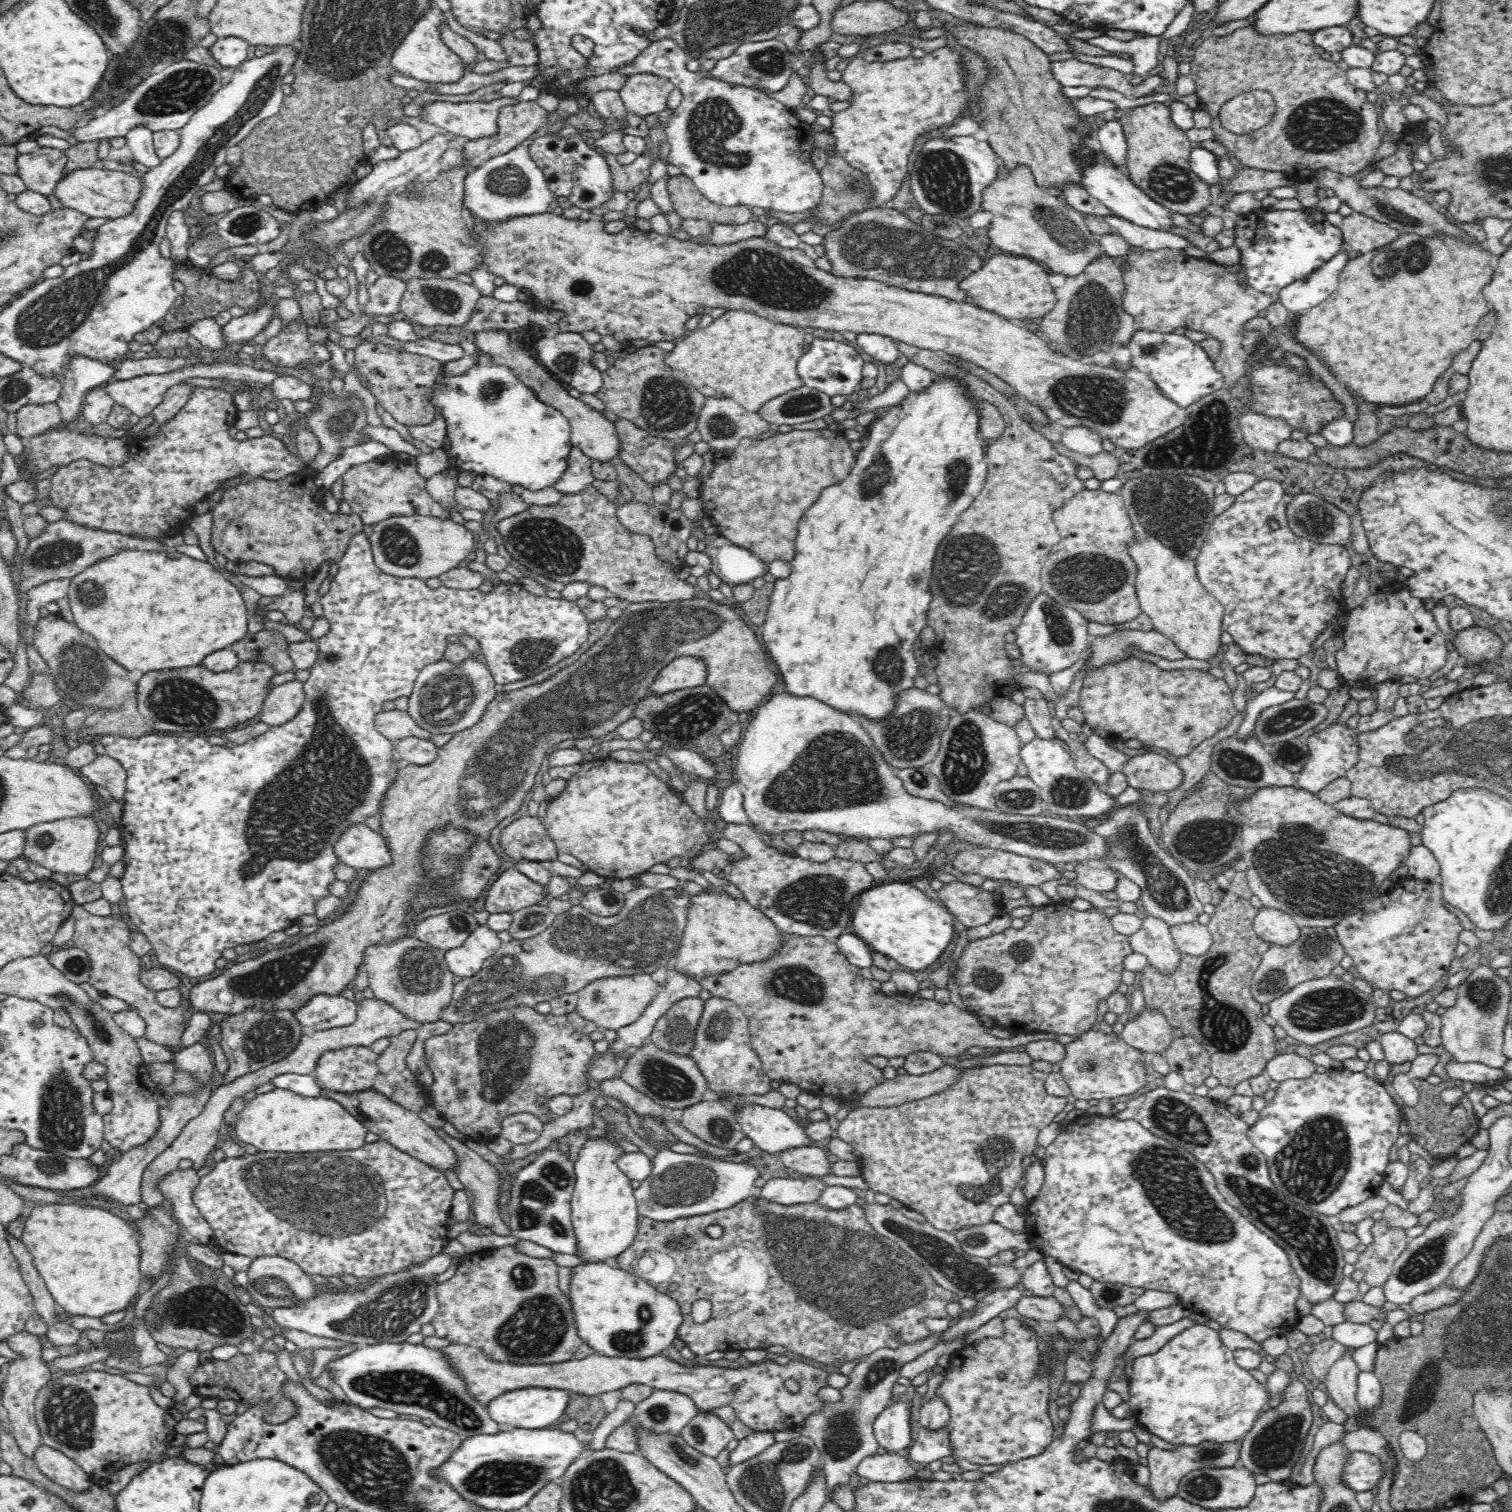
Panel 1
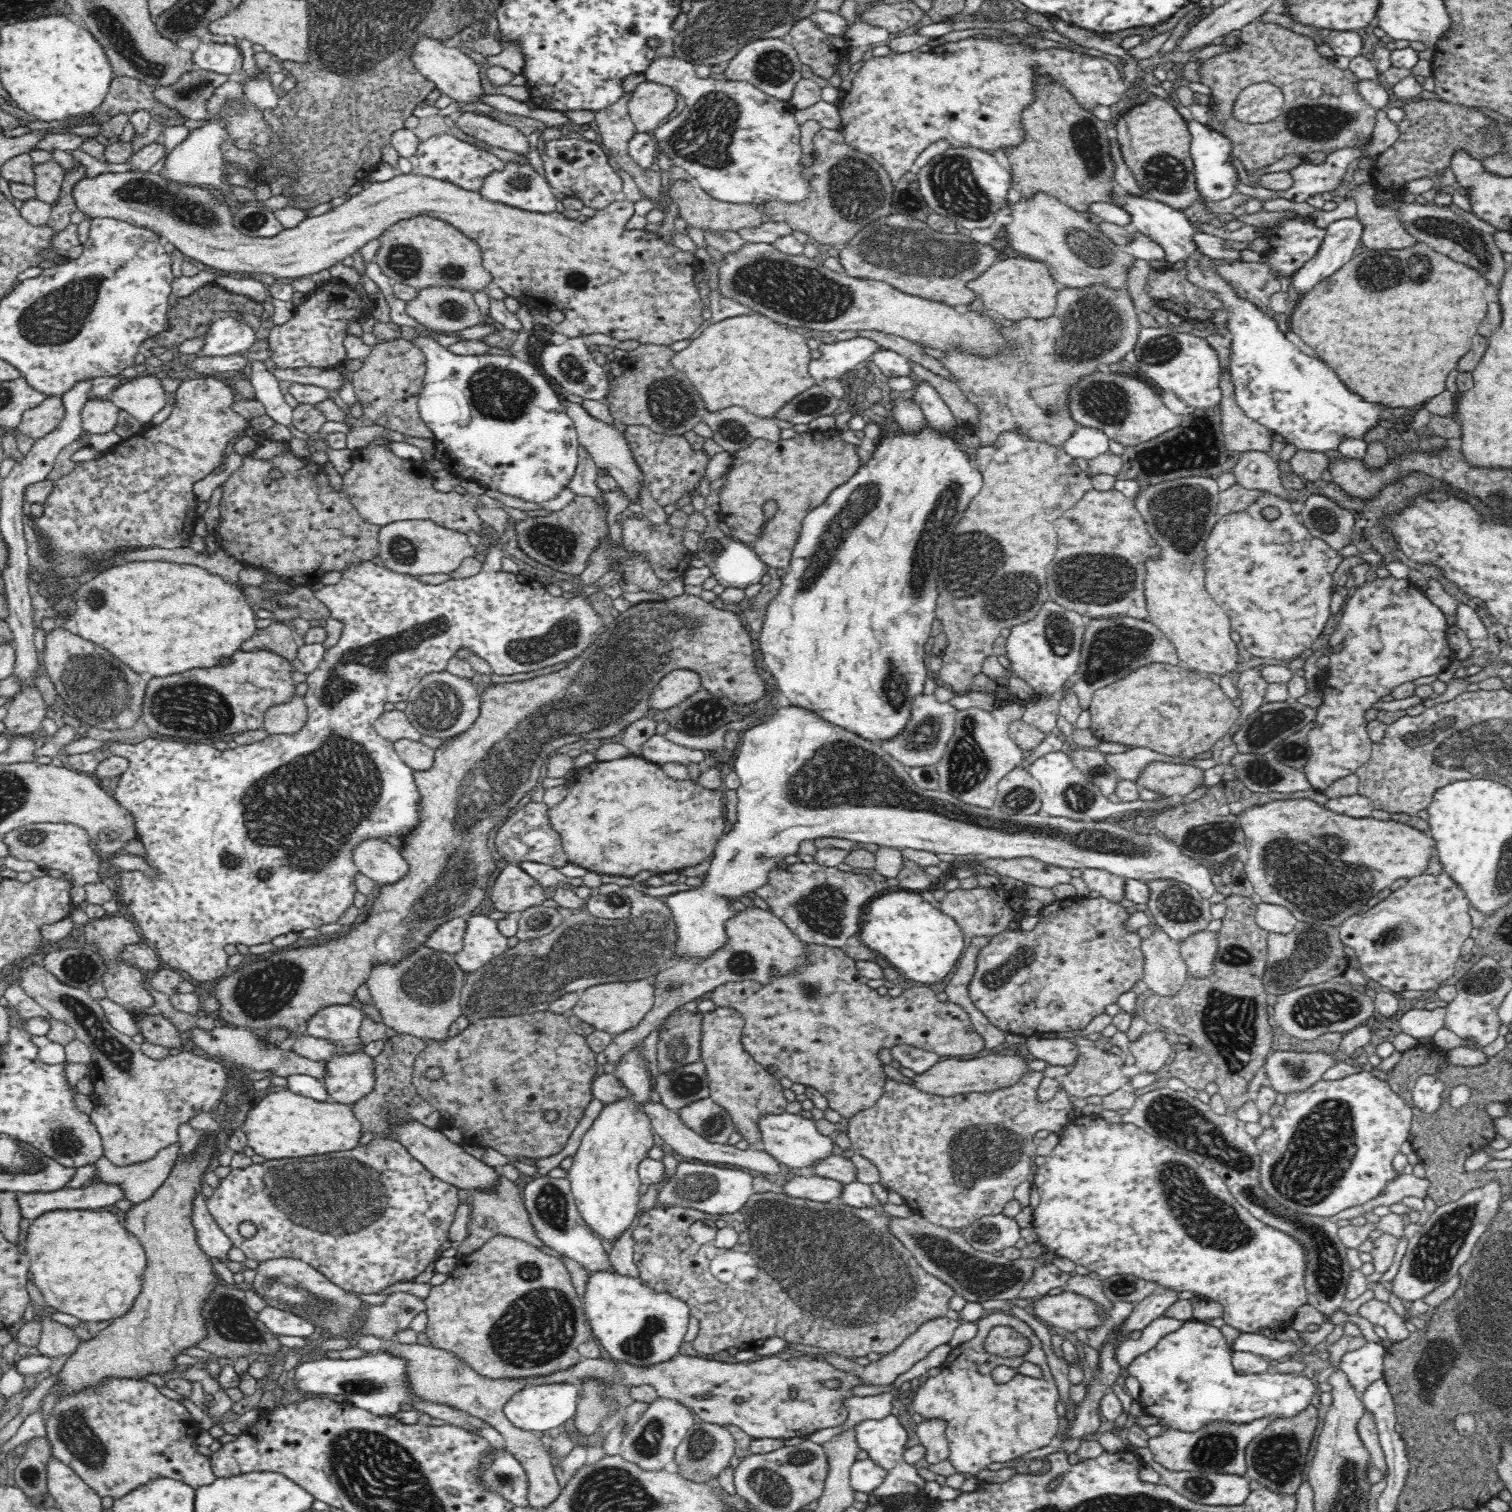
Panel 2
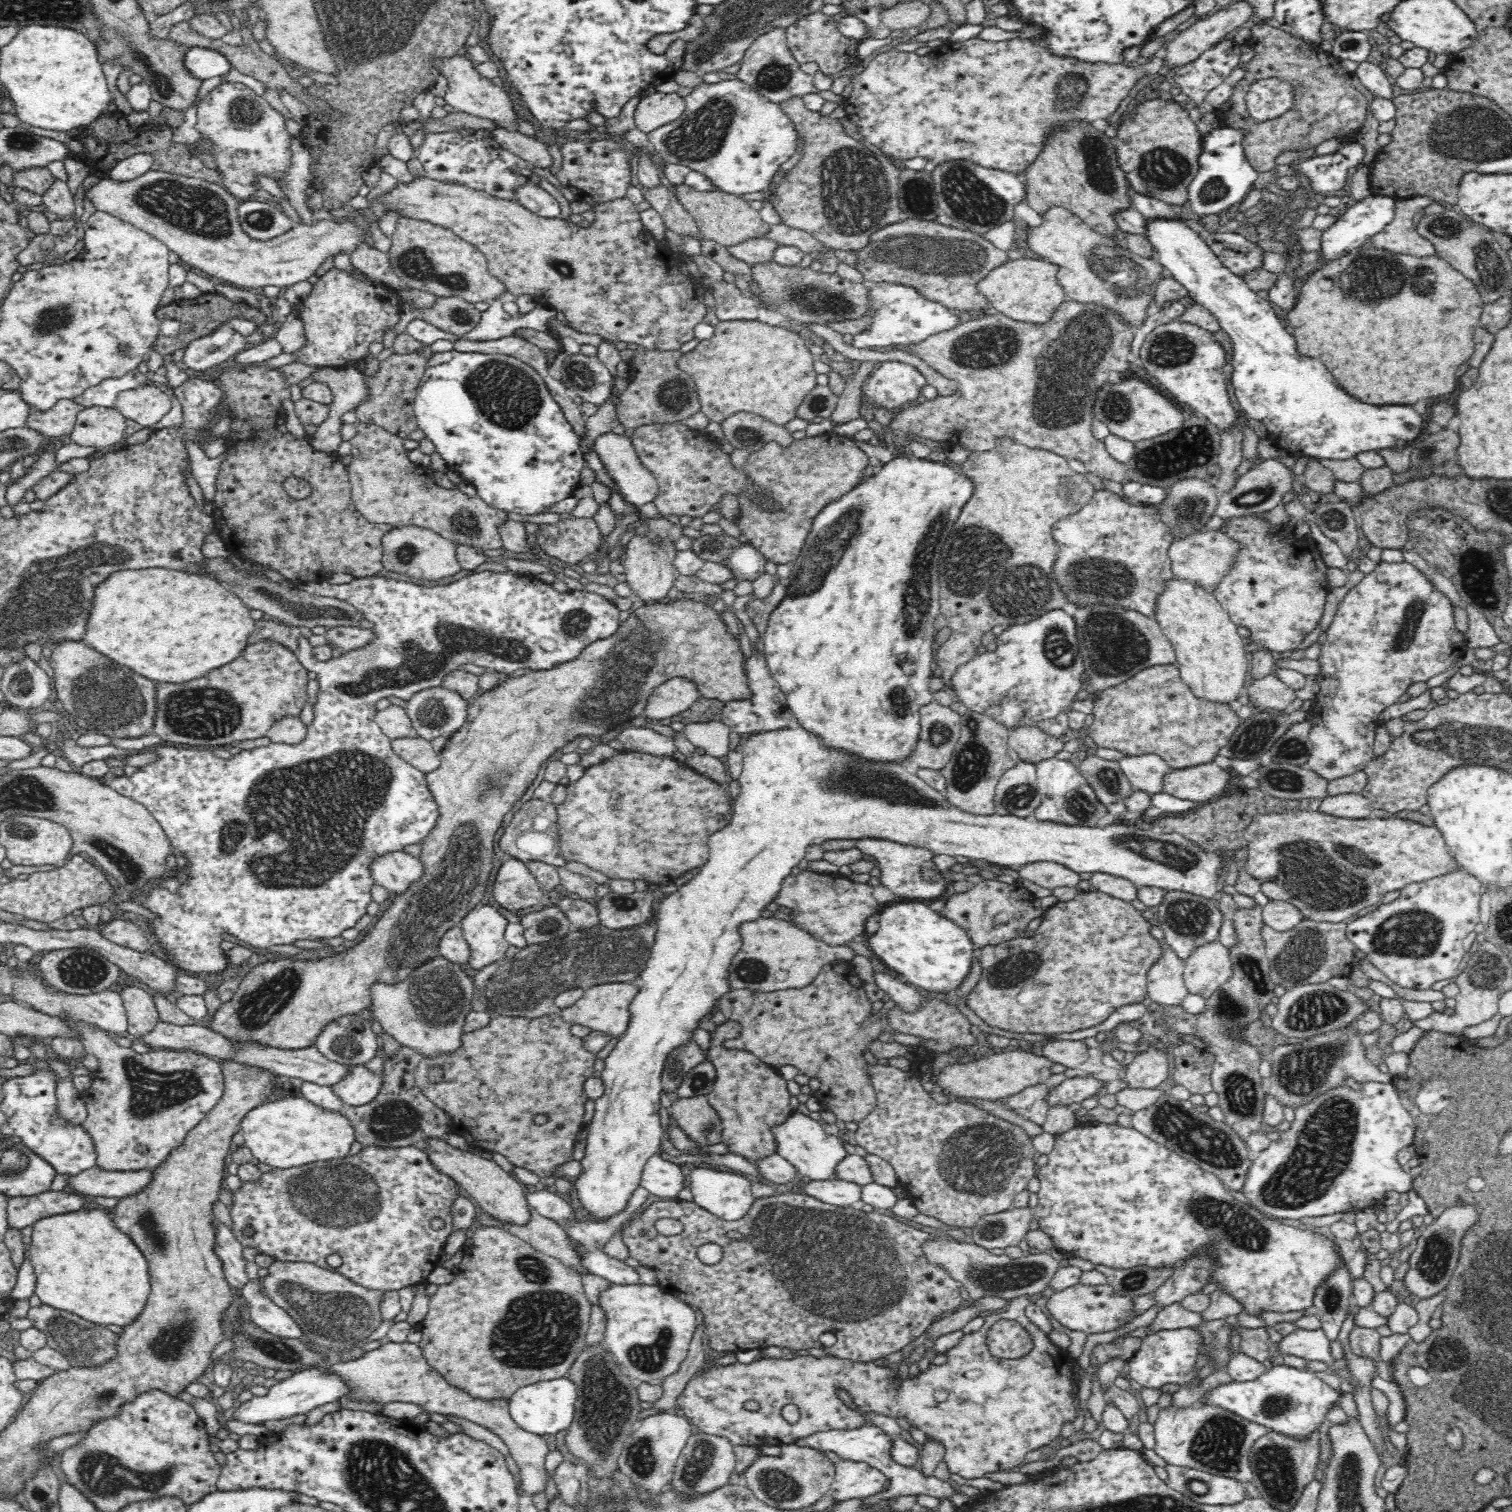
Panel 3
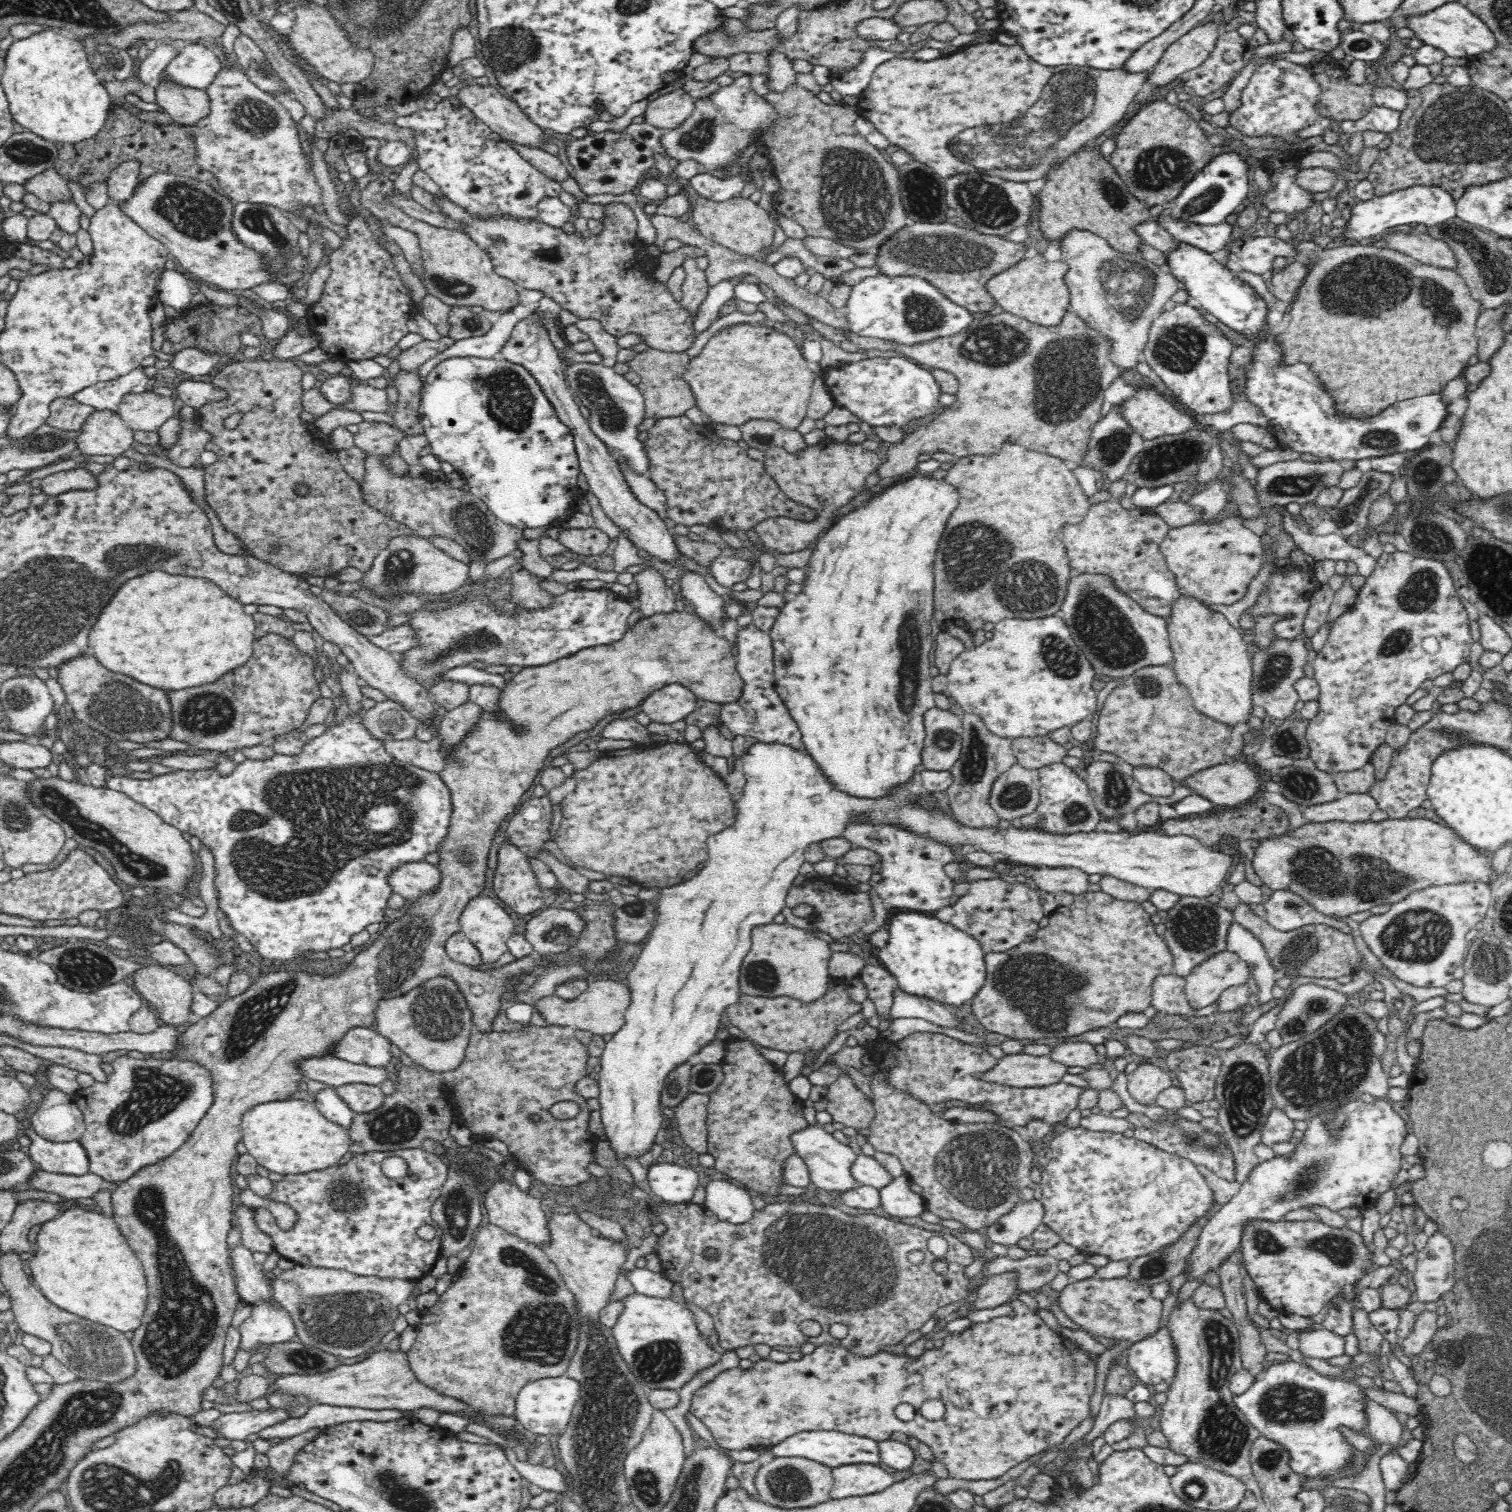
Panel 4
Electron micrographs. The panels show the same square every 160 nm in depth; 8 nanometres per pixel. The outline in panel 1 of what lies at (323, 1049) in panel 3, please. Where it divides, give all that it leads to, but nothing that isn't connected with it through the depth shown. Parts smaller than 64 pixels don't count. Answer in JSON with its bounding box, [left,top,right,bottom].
[295,996,357,1030]

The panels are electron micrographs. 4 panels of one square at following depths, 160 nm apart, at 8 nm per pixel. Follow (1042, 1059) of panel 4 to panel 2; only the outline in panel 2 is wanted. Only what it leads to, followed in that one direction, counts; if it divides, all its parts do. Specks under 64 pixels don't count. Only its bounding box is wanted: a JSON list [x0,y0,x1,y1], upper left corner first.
[912,1052,1032,1097]

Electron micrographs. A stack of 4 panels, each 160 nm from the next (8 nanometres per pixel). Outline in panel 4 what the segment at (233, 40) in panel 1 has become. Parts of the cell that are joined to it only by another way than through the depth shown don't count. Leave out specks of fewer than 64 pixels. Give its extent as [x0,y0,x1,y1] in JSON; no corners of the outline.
[155,42,220,91]

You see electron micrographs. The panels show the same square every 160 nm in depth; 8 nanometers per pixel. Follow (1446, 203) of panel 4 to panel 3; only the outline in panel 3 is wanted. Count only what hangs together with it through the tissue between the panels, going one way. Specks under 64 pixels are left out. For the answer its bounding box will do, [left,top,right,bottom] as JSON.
[1318,194,1397,267]

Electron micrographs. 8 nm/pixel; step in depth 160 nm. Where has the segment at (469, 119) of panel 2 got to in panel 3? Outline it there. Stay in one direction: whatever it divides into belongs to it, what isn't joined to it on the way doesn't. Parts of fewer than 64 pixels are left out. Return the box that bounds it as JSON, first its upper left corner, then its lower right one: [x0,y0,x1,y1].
[491,128,553,170]

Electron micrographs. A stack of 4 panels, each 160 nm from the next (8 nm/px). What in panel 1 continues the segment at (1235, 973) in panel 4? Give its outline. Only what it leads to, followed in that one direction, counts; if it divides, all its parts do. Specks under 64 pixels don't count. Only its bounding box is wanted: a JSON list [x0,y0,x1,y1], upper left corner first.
[1169,921,1212,958]

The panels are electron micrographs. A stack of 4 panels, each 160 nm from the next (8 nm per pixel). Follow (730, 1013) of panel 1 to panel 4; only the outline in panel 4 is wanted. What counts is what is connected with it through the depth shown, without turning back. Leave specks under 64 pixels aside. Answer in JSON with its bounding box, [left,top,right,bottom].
[707,1038,809,1196]

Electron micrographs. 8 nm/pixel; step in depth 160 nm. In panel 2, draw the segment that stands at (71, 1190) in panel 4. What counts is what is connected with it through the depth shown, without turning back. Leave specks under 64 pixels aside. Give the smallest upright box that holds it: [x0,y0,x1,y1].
[94,1144,180,1204]

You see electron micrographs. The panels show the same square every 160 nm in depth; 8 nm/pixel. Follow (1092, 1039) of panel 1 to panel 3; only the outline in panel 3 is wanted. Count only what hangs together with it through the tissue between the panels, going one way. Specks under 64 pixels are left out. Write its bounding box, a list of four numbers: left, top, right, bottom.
[1045,1076,1104,1109]

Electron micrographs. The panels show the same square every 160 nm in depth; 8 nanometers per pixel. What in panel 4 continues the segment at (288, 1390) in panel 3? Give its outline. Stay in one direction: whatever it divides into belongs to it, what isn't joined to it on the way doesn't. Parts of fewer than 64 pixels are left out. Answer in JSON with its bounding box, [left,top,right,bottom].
[210,1406,290,1442]

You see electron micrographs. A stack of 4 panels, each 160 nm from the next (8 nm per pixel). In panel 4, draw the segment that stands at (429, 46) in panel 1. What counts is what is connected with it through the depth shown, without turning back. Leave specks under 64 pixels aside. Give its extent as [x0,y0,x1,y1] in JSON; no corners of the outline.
[457,84,550,150]

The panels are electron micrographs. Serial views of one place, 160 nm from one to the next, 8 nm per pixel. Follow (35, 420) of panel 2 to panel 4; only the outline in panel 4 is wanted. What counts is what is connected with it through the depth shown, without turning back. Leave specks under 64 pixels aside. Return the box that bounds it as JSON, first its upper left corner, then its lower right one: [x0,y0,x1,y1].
[46,396,98,430]

